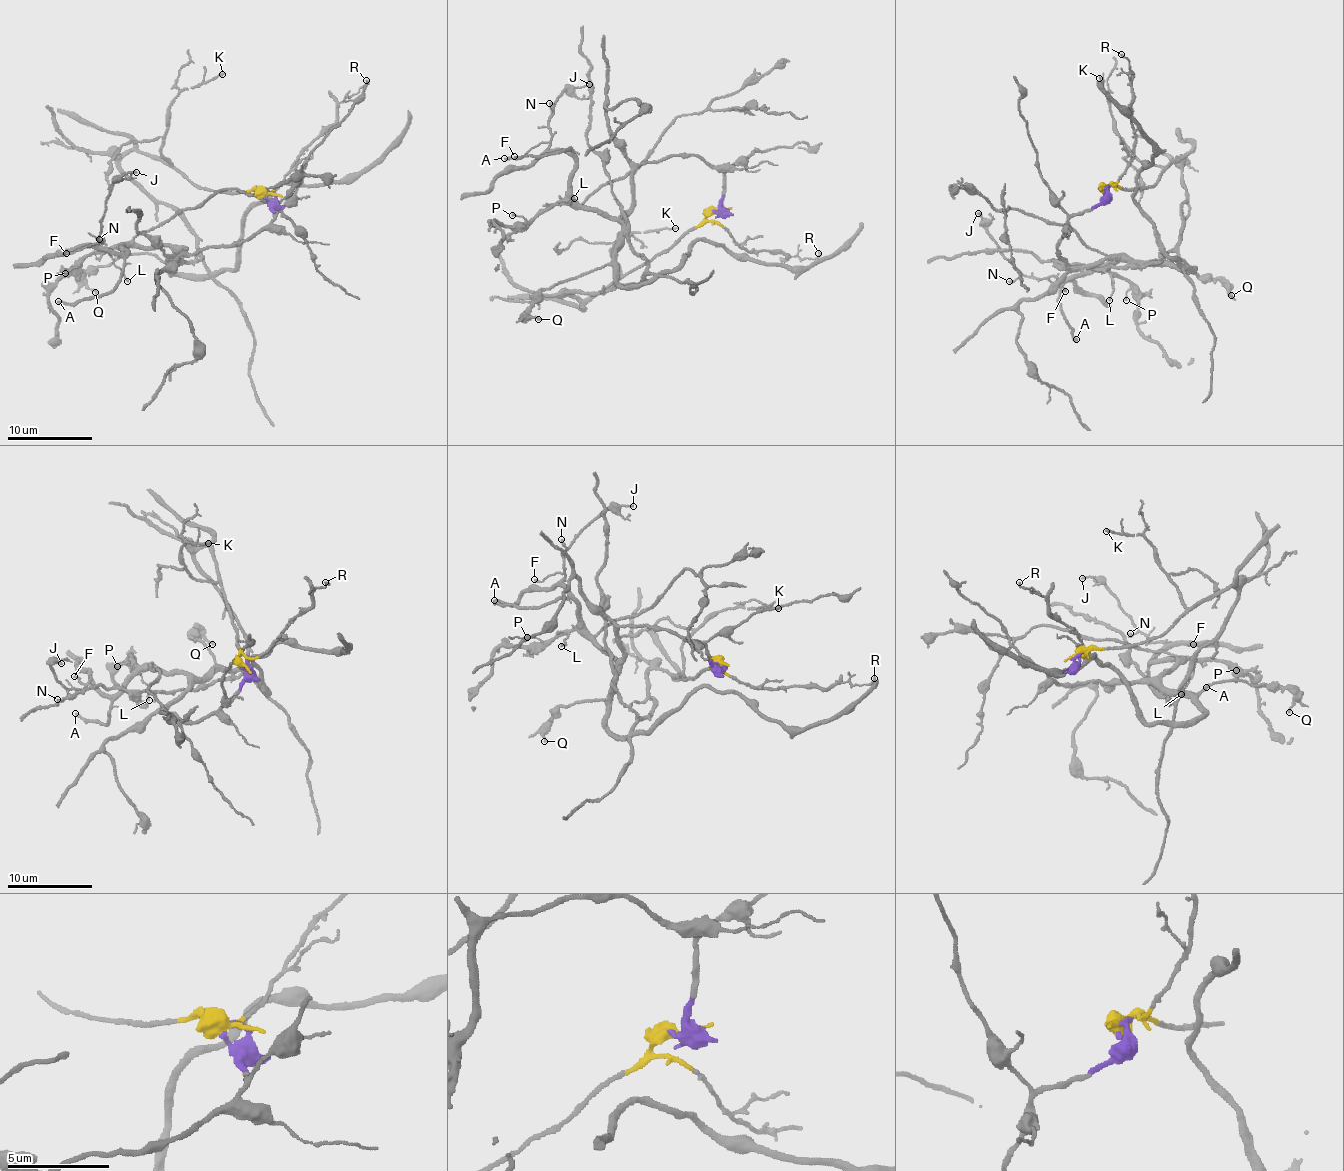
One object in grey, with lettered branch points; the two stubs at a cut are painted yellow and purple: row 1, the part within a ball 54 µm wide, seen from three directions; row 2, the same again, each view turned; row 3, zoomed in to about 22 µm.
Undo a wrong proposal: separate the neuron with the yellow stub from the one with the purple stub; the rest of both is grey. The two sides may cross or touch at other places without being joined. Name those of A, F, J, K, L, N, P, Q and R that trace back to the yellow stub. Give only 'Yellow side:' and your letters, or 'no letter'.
Yellow side: K, R

